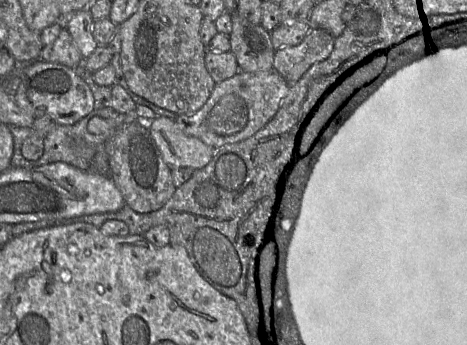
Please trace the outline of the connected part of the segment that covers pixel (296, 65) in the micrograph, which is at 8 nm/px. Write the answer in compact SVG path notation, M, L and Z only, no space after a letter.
M312 27L301 43L295 46L286 46L275 51L273 70L278 72L290 85L297 82L307 70L319 61L326 59L333 50L335 37L328 31Z

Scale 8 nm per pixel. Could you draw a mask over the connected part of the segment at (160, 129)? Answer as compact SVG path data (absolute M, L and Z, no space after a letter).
M168 117L154 118L149 131L171 170L180 167L201 169L213 157L213 147L185 133L177 122Z

